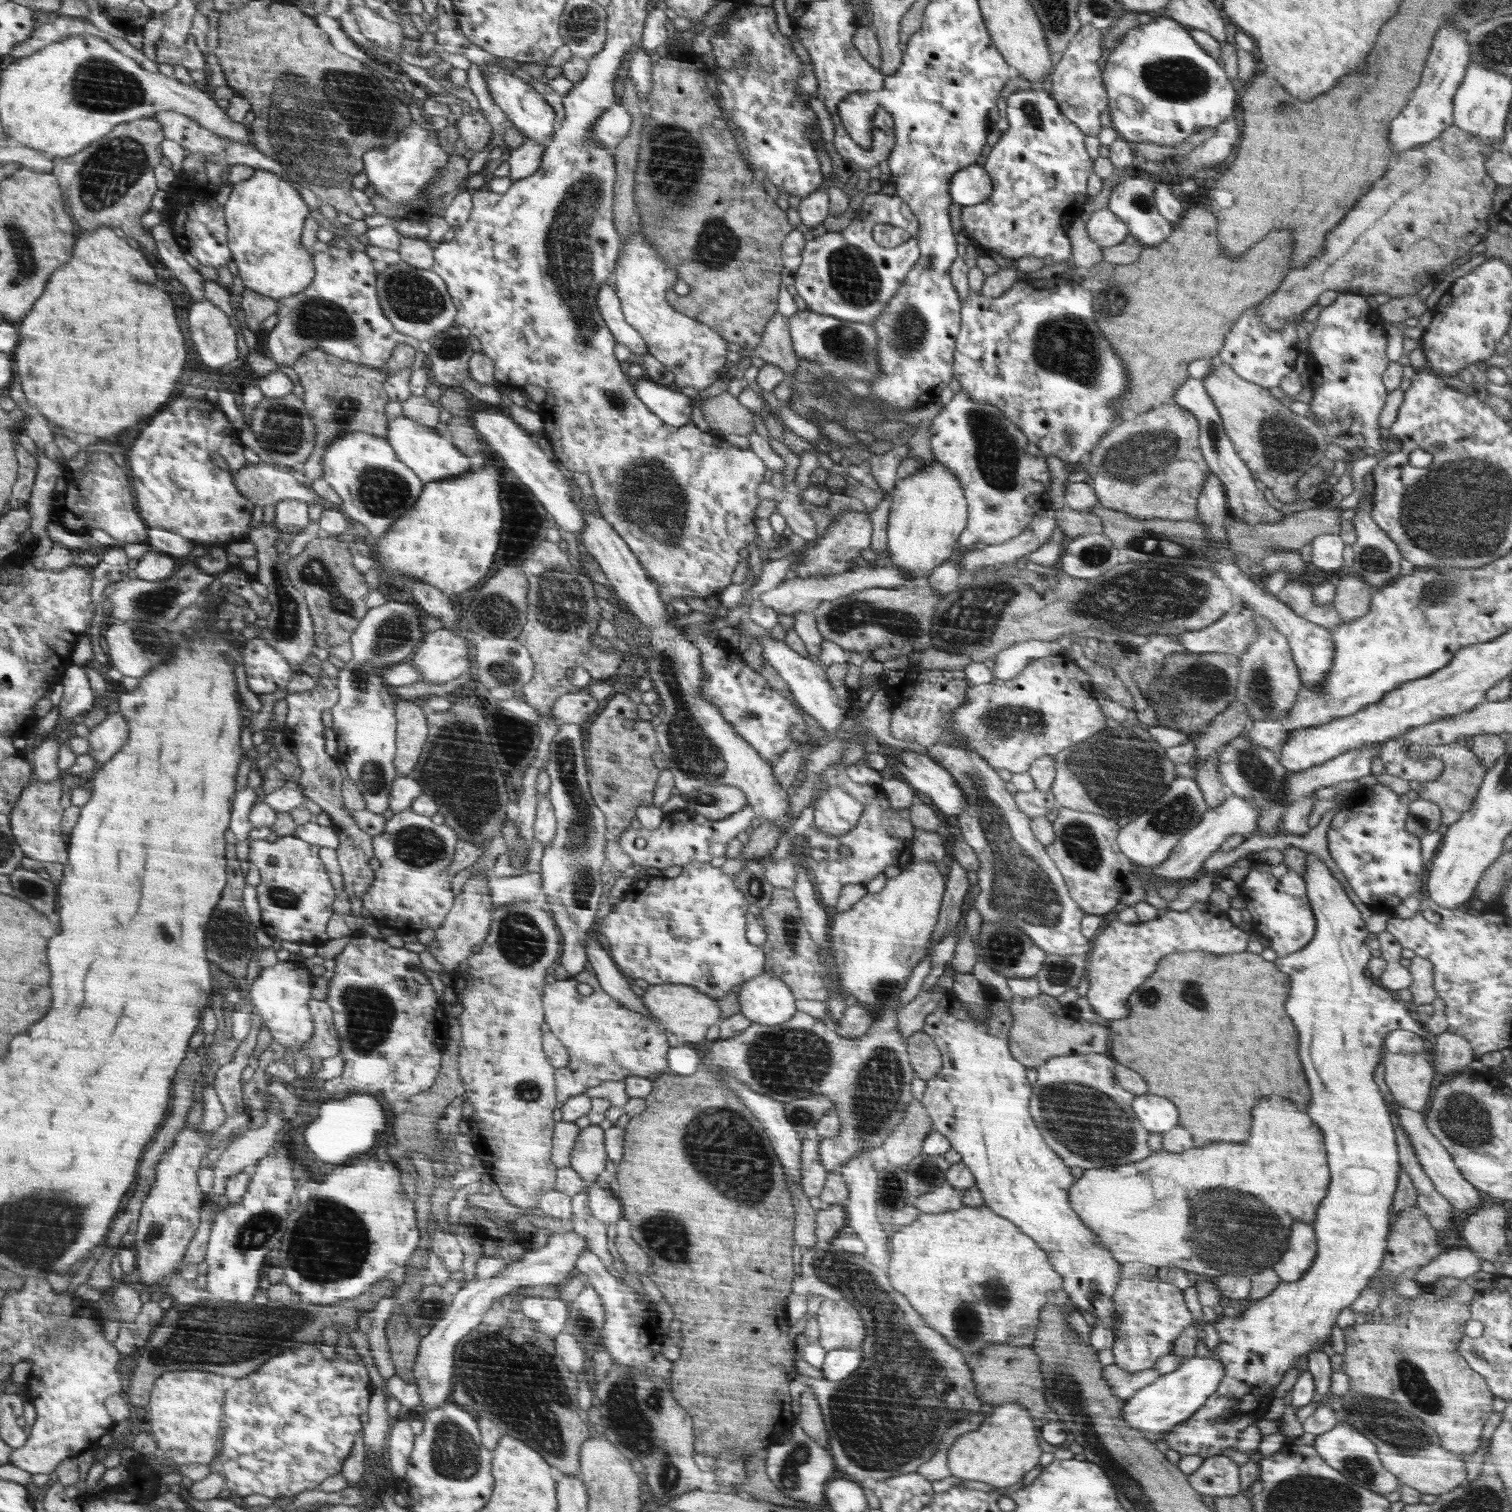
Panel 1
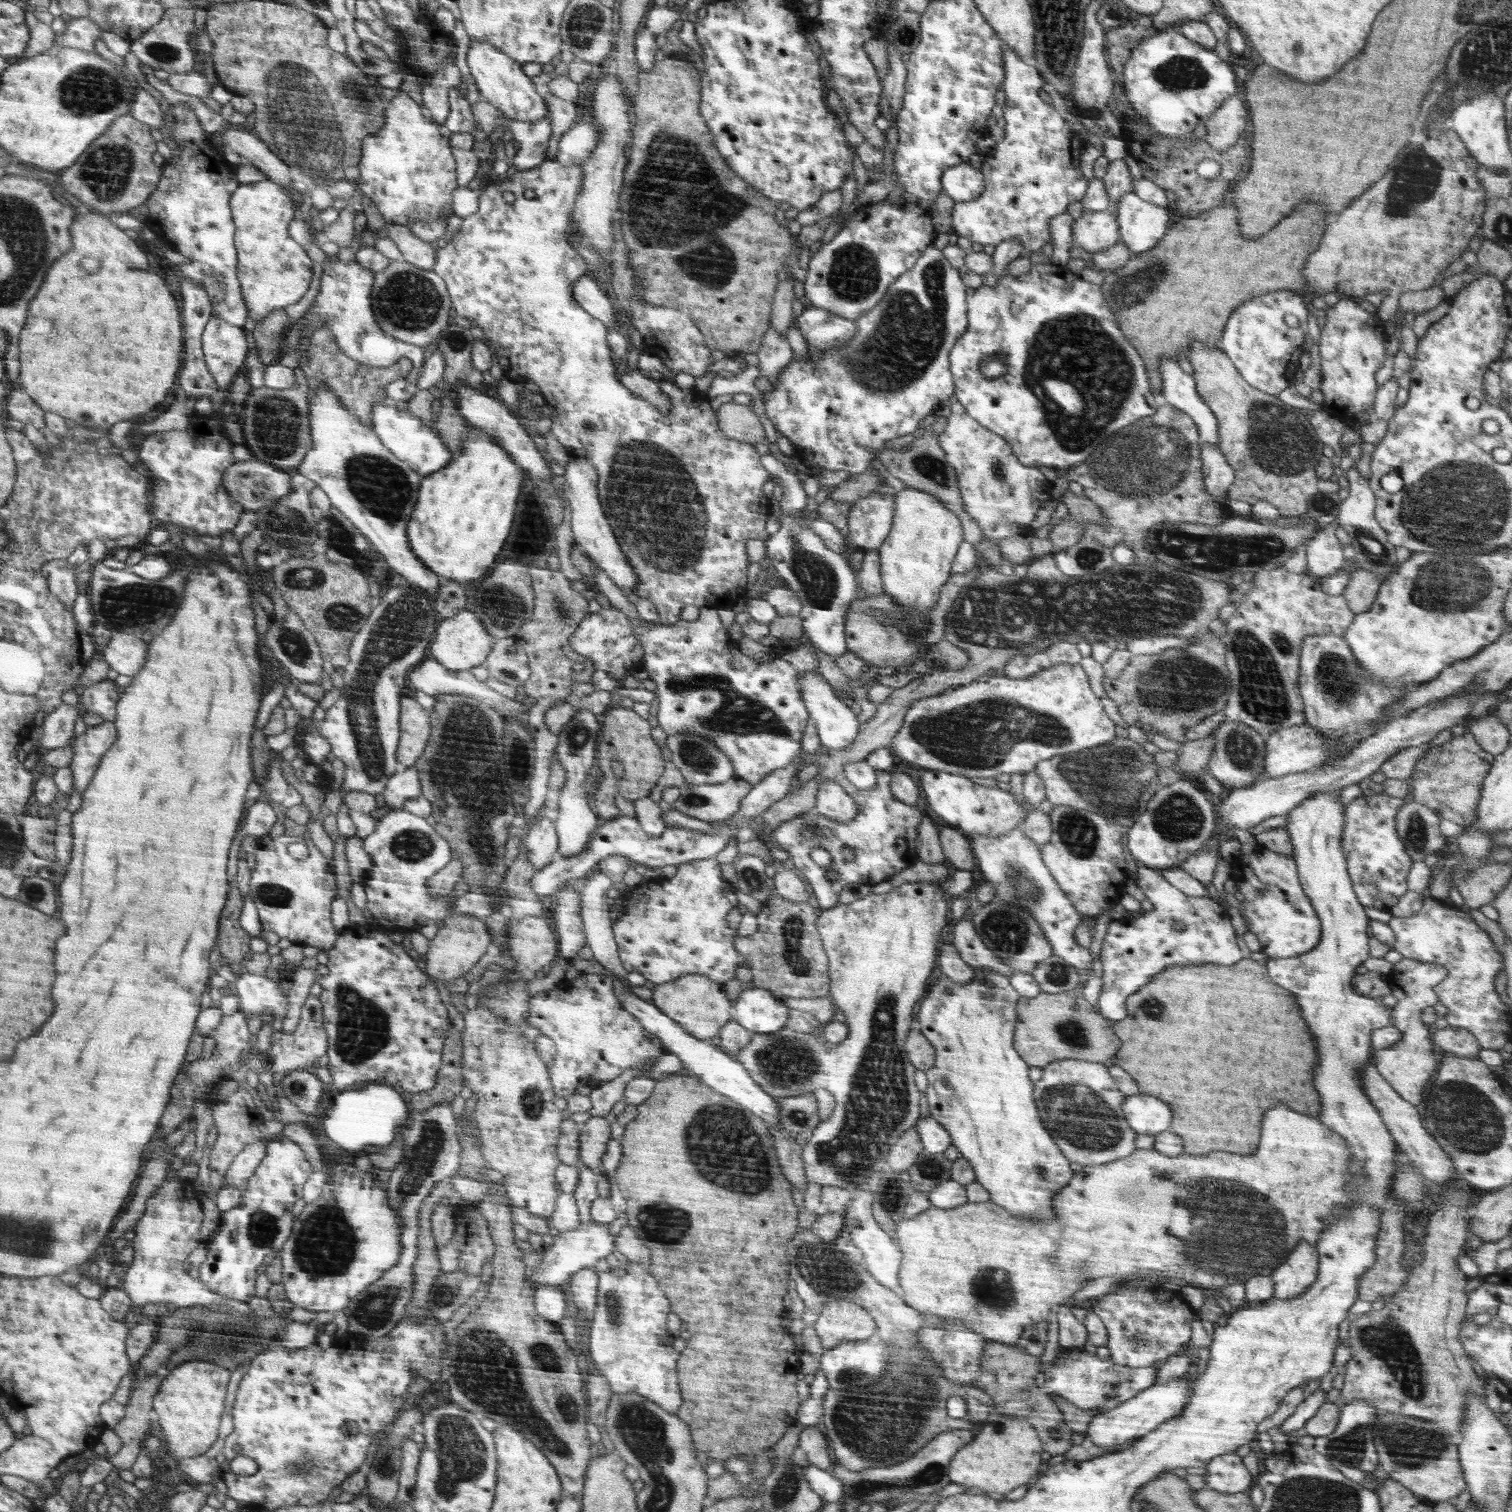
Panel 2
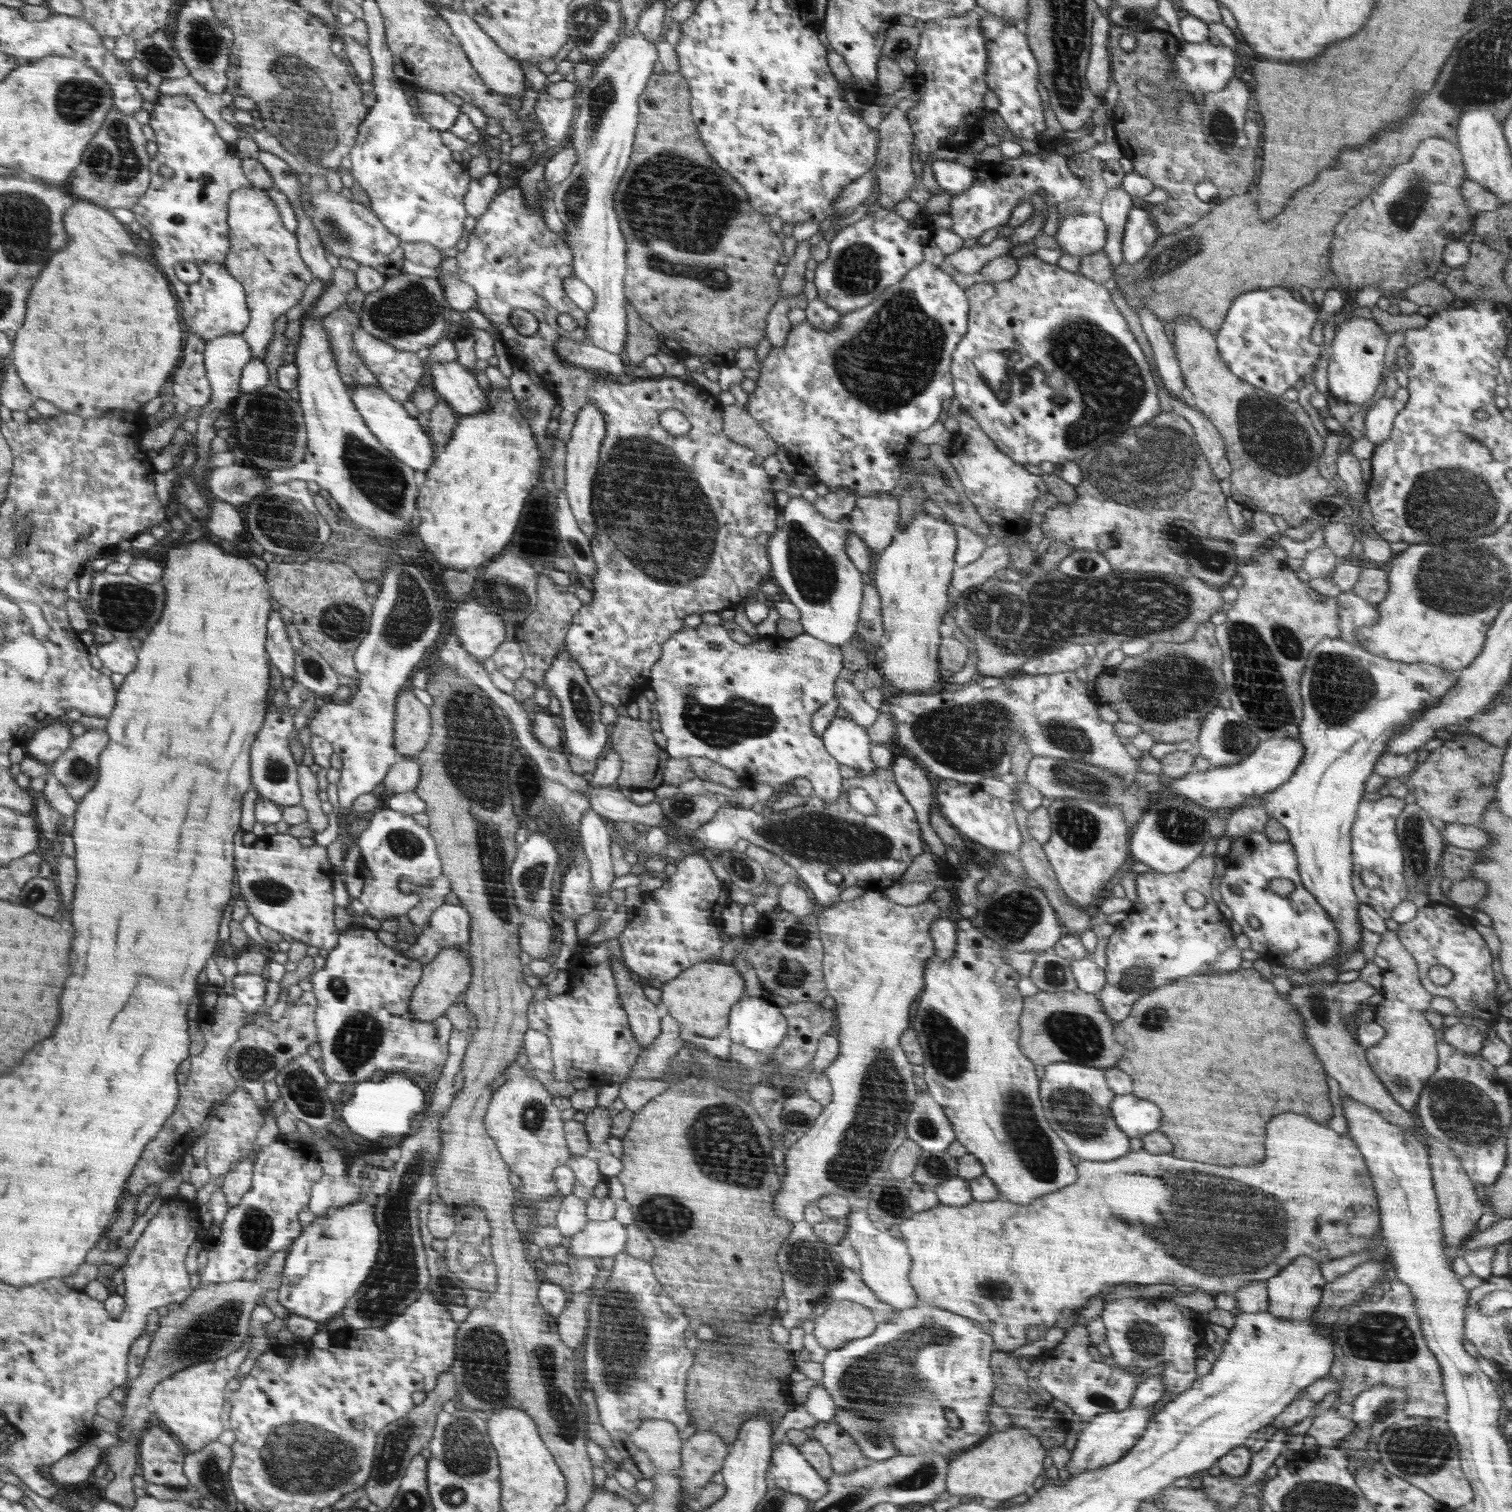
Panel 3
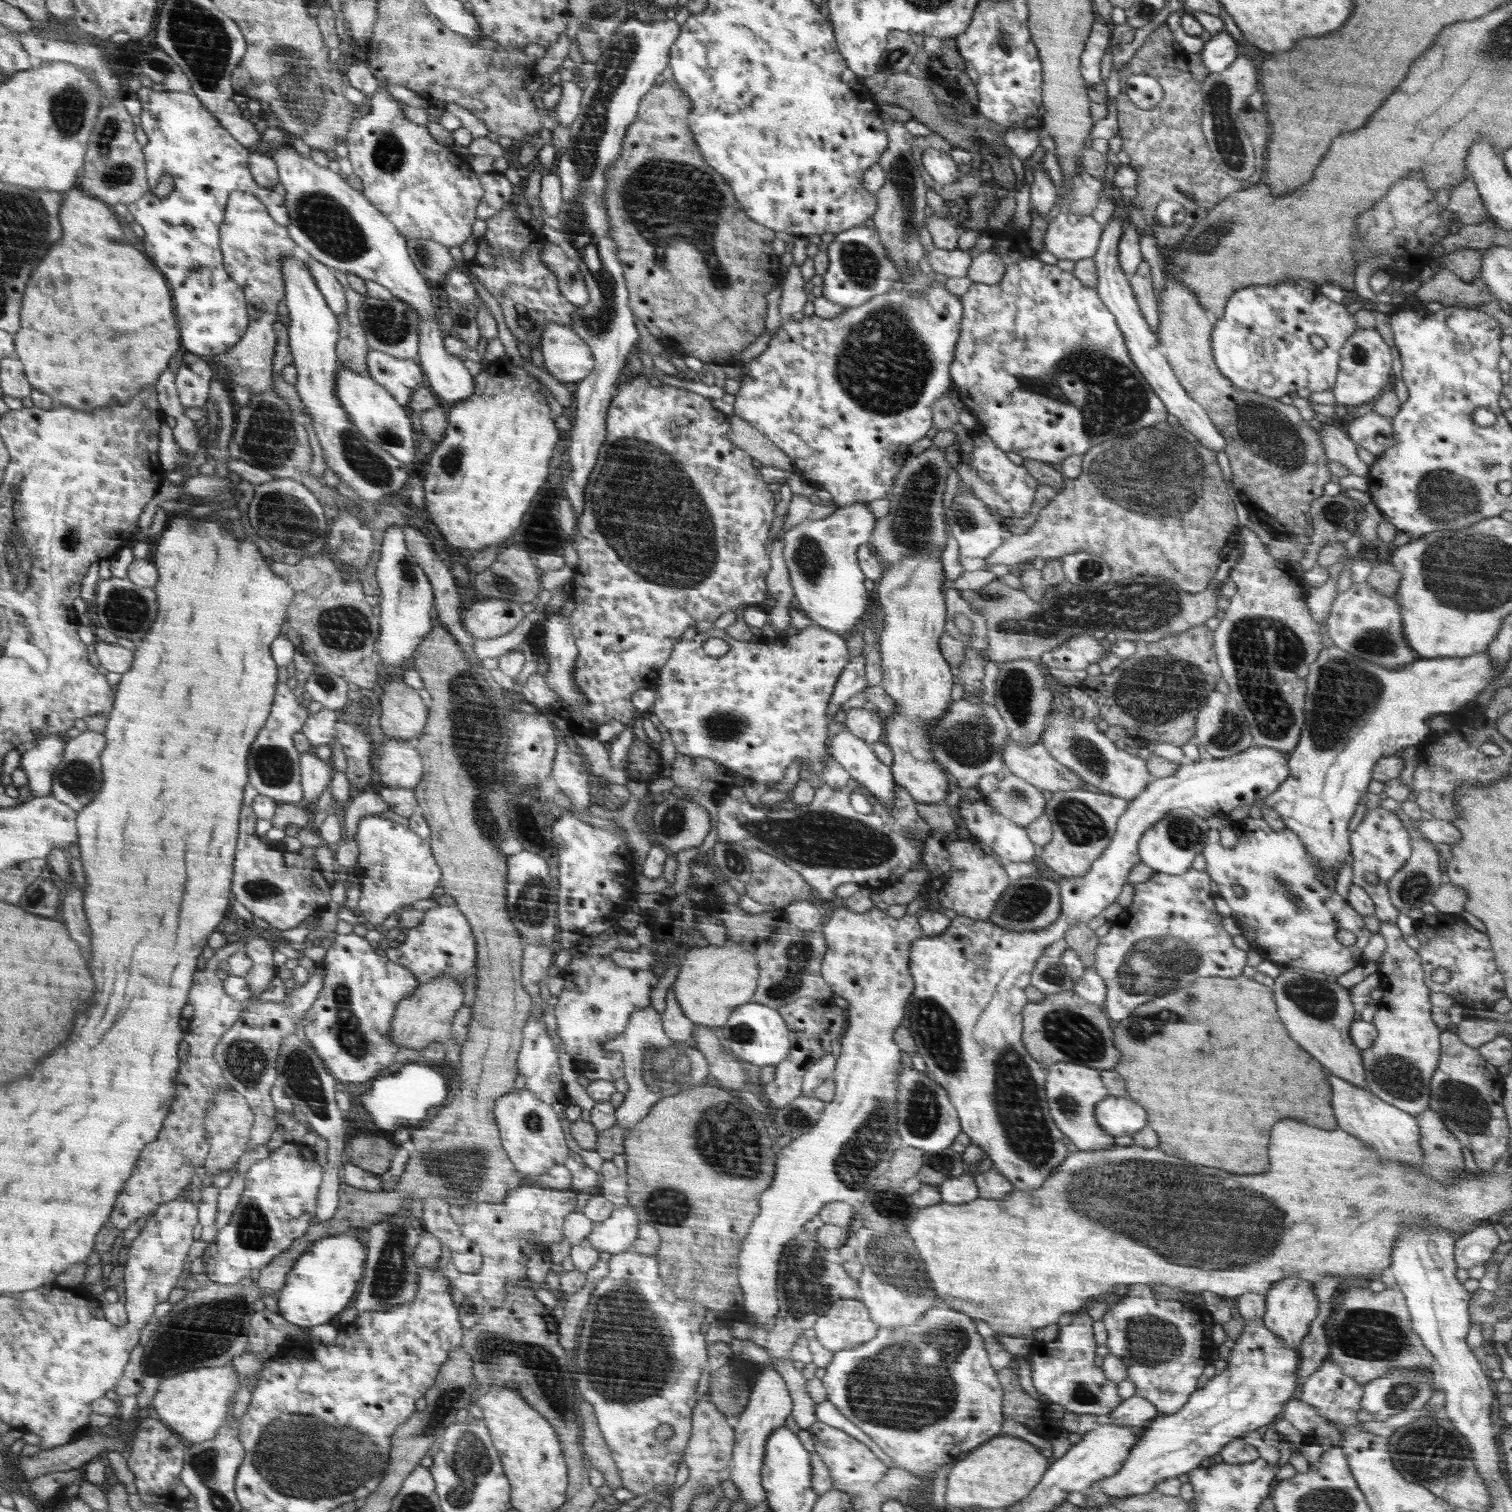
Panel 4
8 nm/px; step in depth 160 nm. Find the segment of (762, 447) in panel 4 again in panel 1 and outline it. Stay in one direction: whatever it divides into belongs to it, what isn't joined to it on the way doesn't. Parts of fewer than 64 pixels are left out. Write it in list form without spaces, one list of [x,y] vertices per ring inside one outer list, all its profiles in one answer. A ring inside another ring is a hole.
[[[729,392],[708,399],[700,399],[700,396],[691,399],[692,407],[700,408],[709,427],[720,434],[748,437],[754,430],[753,413]]]

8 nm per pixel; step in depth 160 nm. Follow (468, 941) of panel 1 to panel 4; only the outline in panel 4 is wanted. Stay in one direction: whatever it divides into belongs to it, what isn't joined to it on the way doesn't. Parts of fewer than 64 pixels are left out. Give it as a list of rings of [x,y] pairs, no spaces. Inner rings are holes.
[[[441,974],[435,976],[431,982],[420,984],[412,996],[404,999],[395,1010],[395,1018],[391,1022],[391,1042],[397,1046],[405,1046],[411,1050],[423,1050],[432,1042],[441,1042],[448,1055],[448,1062],[459,1068],[459,1060],[462,1046],[451,1039],[452,1024],[456,1016],[456,1010],[462,1006],[462,987],[458,980]]]

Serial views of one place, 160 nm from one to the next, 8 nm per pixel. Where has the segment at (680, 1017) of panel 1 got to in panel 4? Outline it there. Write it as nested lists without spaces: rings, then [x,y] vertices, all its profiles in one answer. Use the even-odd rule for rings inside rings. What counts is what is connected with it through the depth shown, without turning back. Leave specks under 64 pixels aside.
[[[727,940],[722,946],[708,945],[685,952],[684,960],[672,988],[675,990],[680,1008],[690,1022],[711,1029],[723,1027],[724,1024],[727,1024],[731,1012],[736,1007],[740,1007],[754,999],[754,994],[760,983],[760,964],[754,954],[754,949],[752,946],[748,948],[743,944]]]

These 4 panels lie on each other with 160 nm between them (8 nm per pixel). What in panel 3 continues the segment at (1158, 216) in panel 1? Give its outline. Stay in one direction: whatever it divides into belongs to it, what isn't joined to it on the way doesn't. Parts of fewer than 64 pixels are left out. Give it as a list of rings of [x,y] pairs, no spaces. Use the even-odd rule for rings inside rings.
[[[1138,206],[1132,207],[1127,219],[1126,234],[1123,235],[1123,261],[1135,264],[1143,260],[1159,238],[1159,231],[1151,215]]]

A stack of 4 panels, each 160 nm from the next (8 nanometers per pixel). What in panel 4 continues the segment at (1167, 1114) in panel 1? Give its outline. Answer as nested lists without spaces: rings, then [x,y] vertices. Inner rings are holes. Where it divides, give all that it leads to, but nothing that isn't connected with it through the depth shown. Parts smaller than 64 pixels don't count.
[[[1108,1095],[1095,1106],[1095,1119],[1112,1136],[1130,1136],[1146,1126],[1146,1110],[1129,1096]]]

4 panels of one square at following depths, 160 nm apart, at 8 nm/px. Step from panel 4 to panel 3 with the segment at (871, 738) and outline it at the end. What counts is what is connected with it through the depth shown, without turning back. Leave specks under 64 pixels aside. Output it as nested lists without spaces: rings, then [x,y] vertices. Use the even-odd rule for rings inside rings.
[[[844,668],[836,680],[834,698],[839,700],[841,712],[844,715],[848,714],[848,718],[866,729],[872,726],[877,718],[878,710],[864,701],[862,693],[856,690],[848,676],[850,676],[850,671]]]

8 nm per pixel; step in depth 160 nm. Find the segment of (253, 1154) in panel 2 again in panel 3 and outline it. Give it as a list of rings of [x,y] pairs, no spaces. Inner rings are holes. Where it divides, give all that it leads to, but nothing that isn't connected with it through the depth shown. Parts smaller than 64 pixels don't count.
[[[251,1155],[241,1159],[234,1169],[225,1176],[222,1190],[227,1194],[228,1206],[231,1209],[242,1201],[254,1181],[254,1159]]]

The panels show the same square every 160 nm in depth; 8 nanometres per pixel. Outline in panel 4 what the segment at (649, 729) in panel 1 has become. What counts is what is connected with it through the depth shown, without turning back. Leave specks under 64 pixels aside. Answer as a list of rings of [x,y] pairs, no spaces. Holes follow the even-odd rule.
[[[634,736],[632,738],[632,745],[628,756],[628,767],[624,767],[624,771],[628,775],[629,780],[648,784],[650,780],[661,776],[661,772],[664,772],[664,765],[668,763],[664,761],[664,756],[661,756],[661,752],[658,755],[646,743],[638,741]]]

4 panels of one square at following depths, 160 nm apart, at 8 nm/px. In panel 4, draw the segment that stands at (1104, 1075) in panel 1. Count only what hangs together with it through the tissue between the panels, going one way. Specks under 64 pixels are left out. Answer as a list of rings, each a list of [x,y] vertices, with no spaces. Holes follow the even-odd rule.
[[[1056,1063],[1048,1066],[1048,1078],[1046,1078],[1046,1100],[1050,1104],[1050,1114],[1056,1126],[1064,1131],[1064,1134],[1079,1148],[1079,1149],[1107,1149],[1113,1147],[1114,1138],[1105,1130],[1100,1128],[1100,1125],[1095,1119],[1095,1106],[1101,1100],[1104,1100],[1109,1095],[1108,1089],[1104,1086],[1101,1079],[1100,1071],[1090,1068],[1082,1063]]]

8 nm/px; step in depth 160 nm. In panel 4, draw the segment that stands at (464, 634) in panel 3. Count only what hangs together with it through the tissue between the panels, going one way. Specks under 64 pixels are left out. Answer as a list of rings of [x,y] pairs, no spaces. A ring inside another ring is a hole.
[[[474,598],[472,606],[462,613],[461,623],[476,639],[486,640],[508,634],[523,618],[527,608],[516,601],[495,598]]]

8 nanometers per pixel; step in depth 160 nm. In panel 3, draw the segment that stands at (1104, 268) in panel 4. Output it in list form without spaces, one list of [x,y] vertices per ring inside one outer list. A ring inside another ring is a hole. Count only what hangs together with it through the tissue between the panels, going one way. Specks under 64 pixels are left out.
[[[1115,186],[1107,191],[1102,199],[1098,215],[1107,225],[1107,242],[1103,251],[1110,257],[1114,270],[1120,267],[1123,261],[1123,235],[1126,234],[1126,224],[1132,205],[1132,195],[1128,194],[1121,186]],[[1173,399],[1174,409],[1192,425],[1200,454],[1207,458],[1212,472],[1217,479],[1229,478],[1232,467],[1226,458],[1227,444],[1219,430],[1208,420],[1208,417],[1191,406],[1186,406],[1181,400]]]

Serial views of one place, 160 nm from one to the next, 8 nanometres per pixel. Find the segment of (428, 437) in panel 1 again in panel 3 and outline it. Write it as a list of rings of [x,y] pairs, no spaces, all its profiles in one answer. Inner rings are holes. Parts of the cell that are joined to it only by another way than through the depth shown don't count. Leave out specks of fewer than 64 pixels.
[[[360,385],[354,387],[351,392],[352,402],[358,411],[363,415],[367,427],[378,437],[380,444],[385,445],[392,454],[404,461],[404,464],[421,471],[422,474],[434,463],[434,450],[432,440],[426,436],[422,426],[402,408],[402,404],[396,401],[382,387],[376,385]]]

